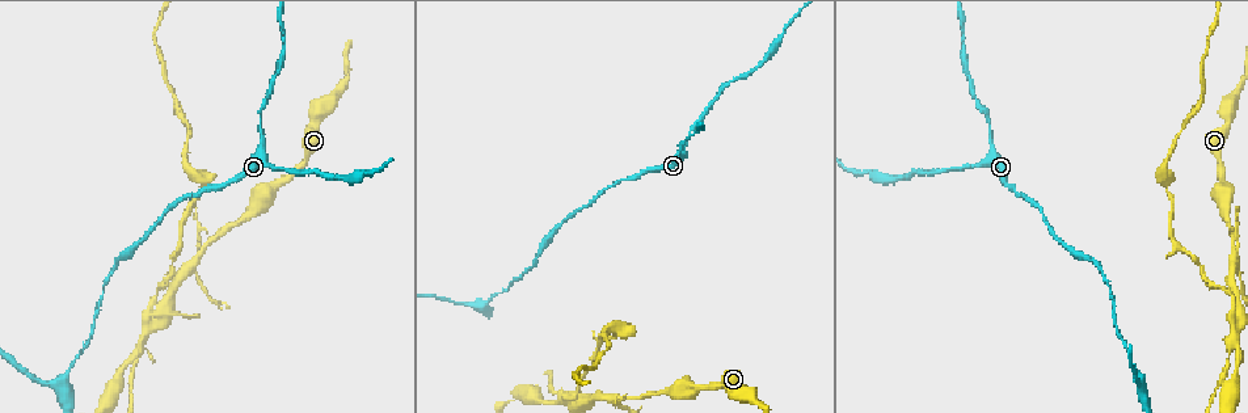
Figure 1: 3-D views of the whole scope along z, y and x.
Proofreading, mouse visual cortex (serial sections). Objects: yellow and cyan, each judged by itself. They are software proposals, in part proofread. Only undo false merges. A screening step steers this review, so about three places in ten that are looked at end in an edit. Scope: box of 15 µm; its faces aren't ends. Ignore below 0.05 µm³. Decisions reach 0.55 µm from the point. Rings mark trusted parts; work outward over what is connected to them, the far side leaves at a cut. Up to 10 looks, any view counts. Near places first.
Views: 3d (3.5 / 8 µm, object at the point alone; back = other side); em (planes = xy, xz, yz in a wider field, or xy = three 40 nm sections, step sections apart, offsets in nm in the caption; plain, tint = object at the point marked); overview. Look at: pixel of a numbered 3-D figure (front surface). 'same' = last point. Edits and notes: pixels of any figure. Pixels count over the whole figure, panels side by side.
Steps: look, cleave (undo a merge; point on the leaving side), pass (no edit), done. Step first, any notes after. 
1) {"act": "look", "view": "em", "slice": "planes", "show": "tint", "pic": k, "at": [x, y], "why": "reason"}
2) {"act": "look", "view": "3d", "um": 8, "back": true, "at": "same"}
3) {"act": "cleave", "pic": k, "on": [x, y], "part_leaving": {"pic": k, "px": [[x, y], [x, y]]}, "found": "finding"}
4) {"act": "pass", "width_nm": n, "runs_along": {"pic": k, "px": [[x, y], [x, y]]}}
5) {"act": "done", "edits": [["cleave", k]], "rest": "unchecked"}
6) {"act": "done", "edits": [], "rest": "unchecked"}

{"act": "look", "view": "3d", "um": 3.5, "pic": 1, "at": [750, 398], "why": "sudden change in width"}

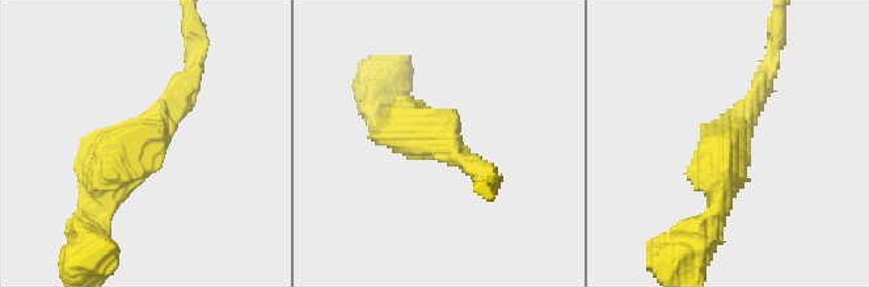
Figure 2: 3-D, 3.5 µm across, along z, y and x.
{"act": "look", "view": "em", "slice": "xy", "step": 2, "show": "tint", "pic": 2, "at": [155, 129]}

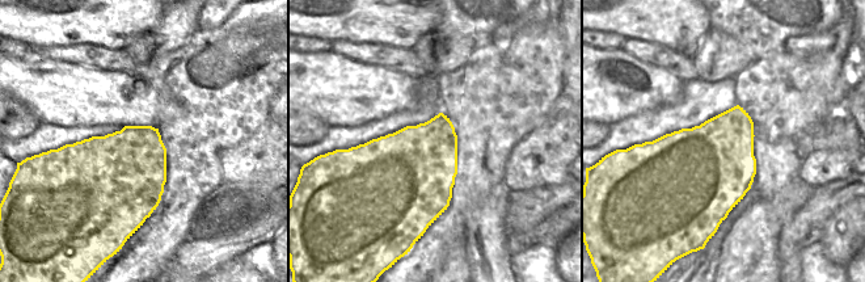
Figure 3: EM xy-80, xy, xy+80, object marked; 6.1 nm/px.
{"act": "pass", "arm_widths_nm": [250, 500], "runs_along": {"pic": 2, "px": [[105, 197], [105, 180], [193, 63]]}, "found": "all the same cell"}

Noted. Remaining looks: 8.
{"act": "look", "view": "3d", "um": 3.5, "pic": 1, "at": [612, 399], "why": "side arm on a straight run"}

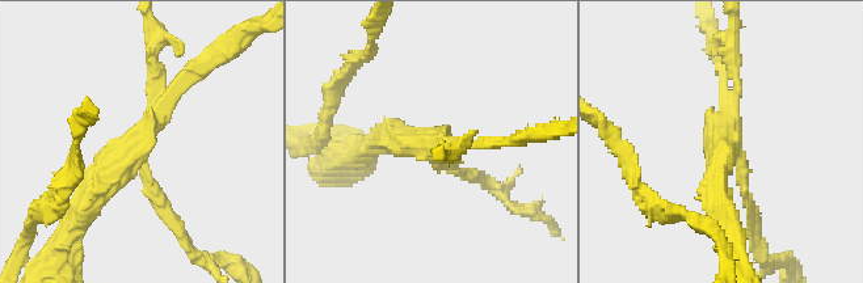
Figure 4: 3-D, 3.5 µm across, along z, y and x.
{"act": "look", "view": "em", "slice": "planes", "show": "tint", "pic": 4, "at": [429, 148], "arms": 3, "arm_widths_nm": [150, 150, 300]}

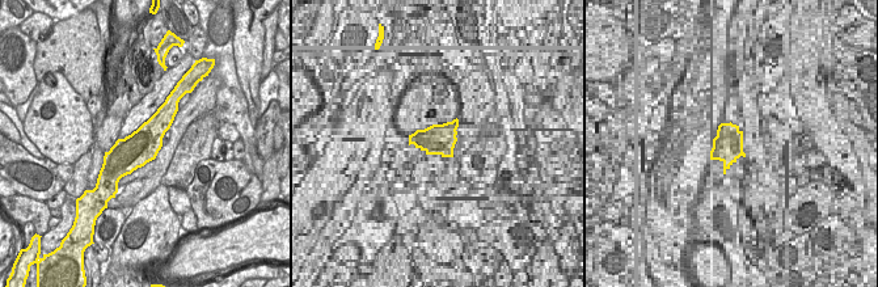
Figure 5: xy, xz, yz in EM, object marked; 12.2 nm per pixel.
{"act": "pass", "runs_along": {"pic": 4, "px": [[192, 75], [83, 211]]}, "found": "continuous, no second cell"}

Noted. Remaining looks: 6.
{"act": "look", "view": "3d", "um": 3.5, "pic": 1, "at": [143, 344], "why": "thick turns thin"}

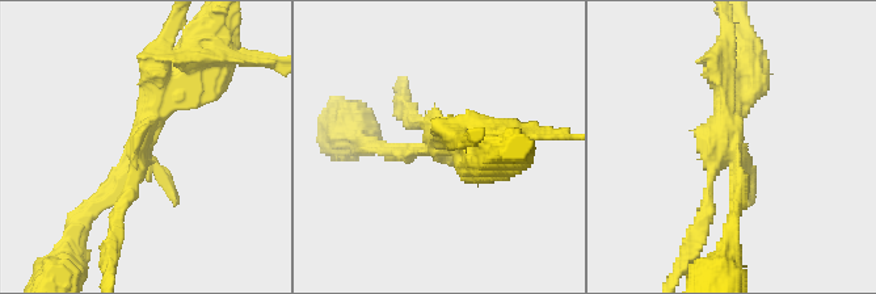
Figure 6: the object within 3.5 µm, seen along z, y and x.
{"act": "look", "view": "em", "slice": "xy", "step": 5, "show": "tint", "pic": 6, "at": [141, 143]}

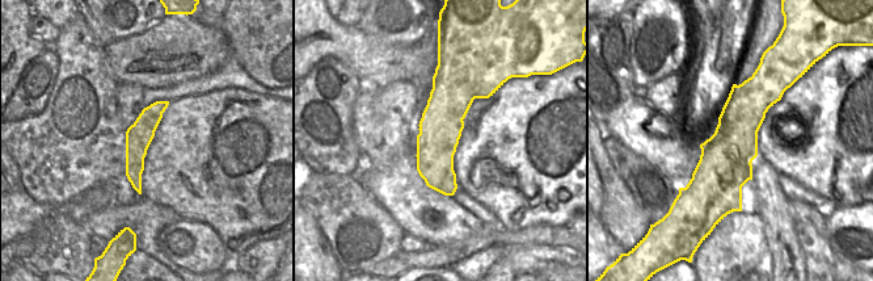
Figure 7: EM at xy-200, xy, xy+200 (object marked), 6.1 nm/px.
{"act": "cleave", "pic": 6, "on": [703, 211], "width_nm": 260, "found": "two cells meet here"}

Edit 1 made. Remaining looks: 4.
{"act": "look", "view": "overview"}

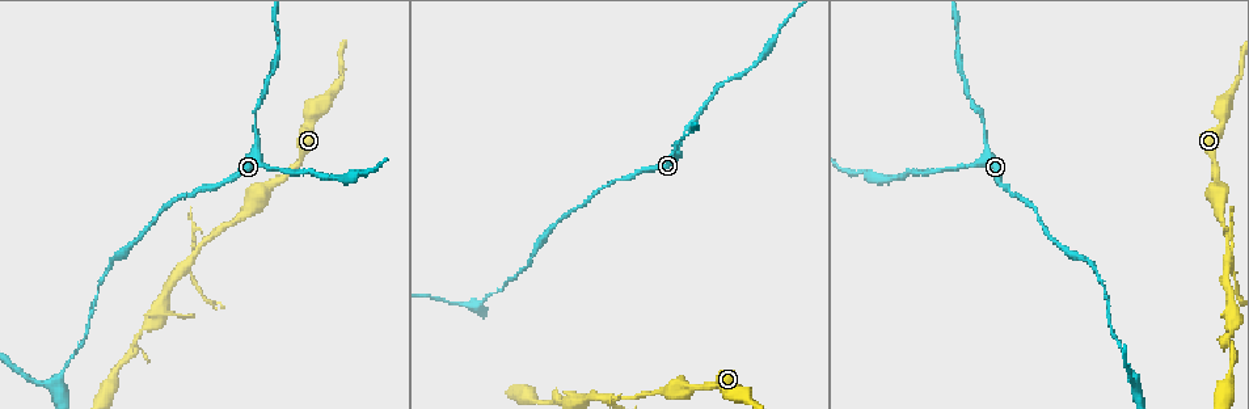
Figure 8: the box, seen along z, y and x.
{"act": "look", "view": "3d", "um": 3.5, "pic": 8, "at": [256, 140], "why": "sudden change in width"}

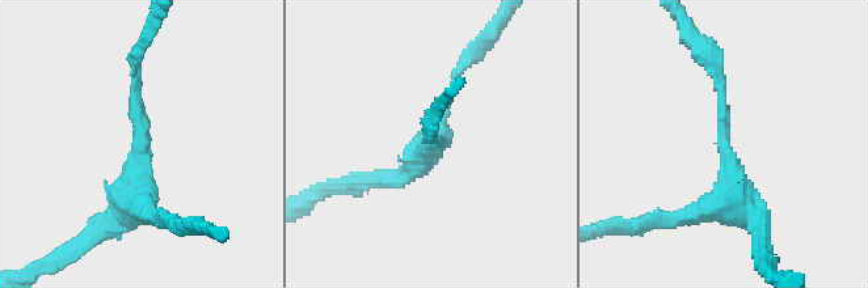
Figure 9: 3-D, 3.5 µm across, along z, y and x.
{"act": "look", "view": "em", "slice": "xy", "step": 5, "show": "tint", "pic": 9, "at": [724, 144], "arm_widths_nm": [150, 350]}

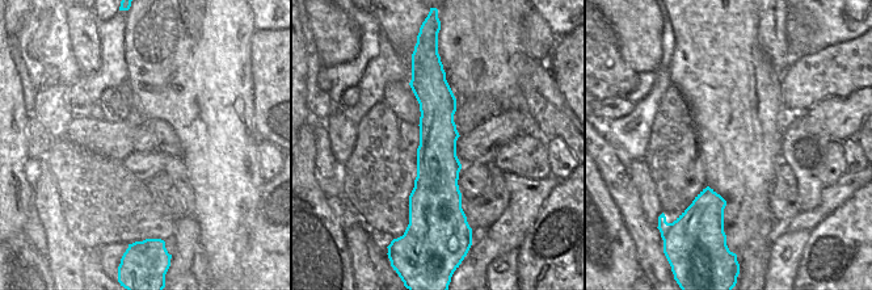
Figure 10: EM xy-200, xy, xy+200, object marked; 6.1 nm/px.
{"act": "pass", "runs_along": {"pic": 10, "px": [[428, 58], [449, 231]]}, "found": "one cell here"}

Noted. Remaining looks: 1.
{"act": "done", "edits": [["cleave", 6]], "rest": "unchecked"}

